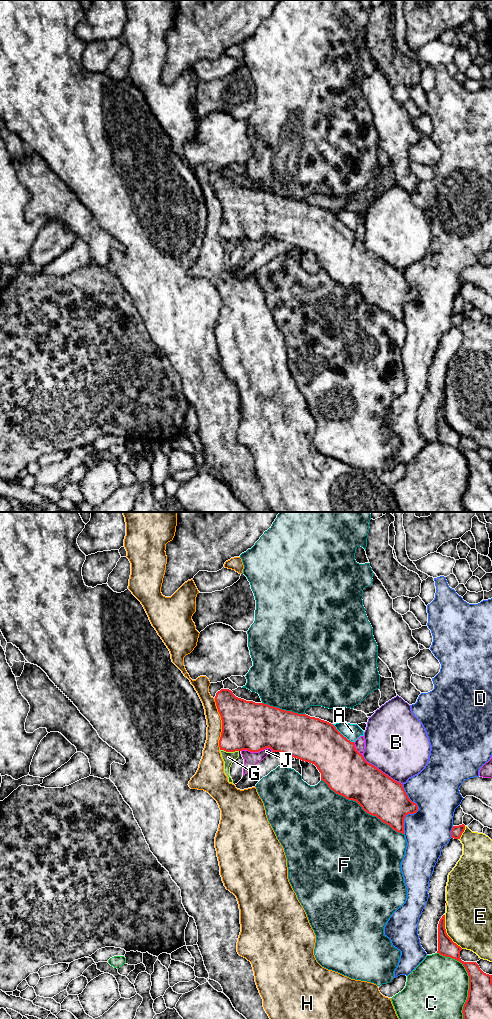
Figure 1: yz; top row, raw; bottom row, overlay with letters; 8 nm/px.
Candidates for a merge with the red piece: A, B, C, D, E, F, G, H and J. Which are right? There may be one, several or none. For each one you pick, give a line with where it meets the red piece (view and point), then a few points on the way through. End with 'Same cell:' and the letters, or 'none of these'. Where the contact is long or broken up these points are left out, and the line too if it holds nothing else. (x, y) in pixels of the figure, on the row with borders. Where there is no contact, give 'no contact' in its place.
Same cell: none of these

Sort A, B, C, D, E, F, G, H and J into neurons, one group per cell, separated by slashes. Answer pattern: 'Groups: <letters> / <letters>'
Groups: A / B / C / D / E / F / G J / H

